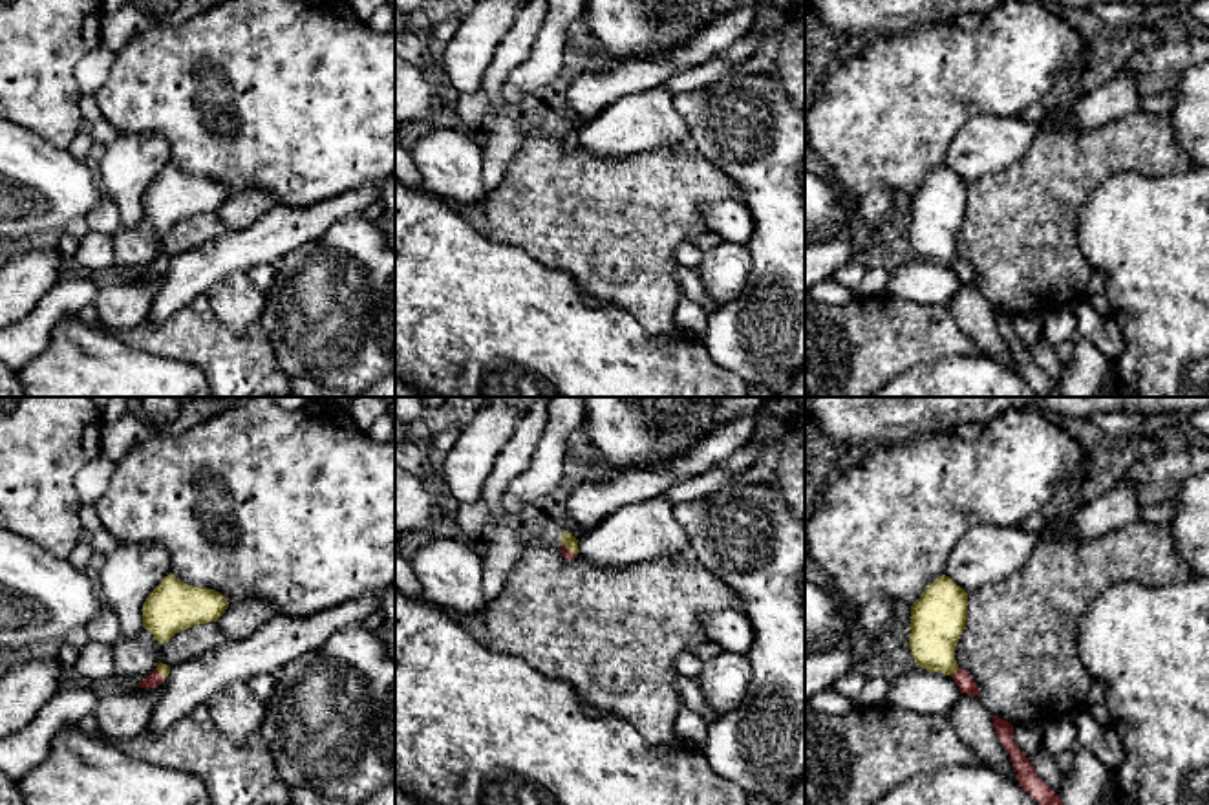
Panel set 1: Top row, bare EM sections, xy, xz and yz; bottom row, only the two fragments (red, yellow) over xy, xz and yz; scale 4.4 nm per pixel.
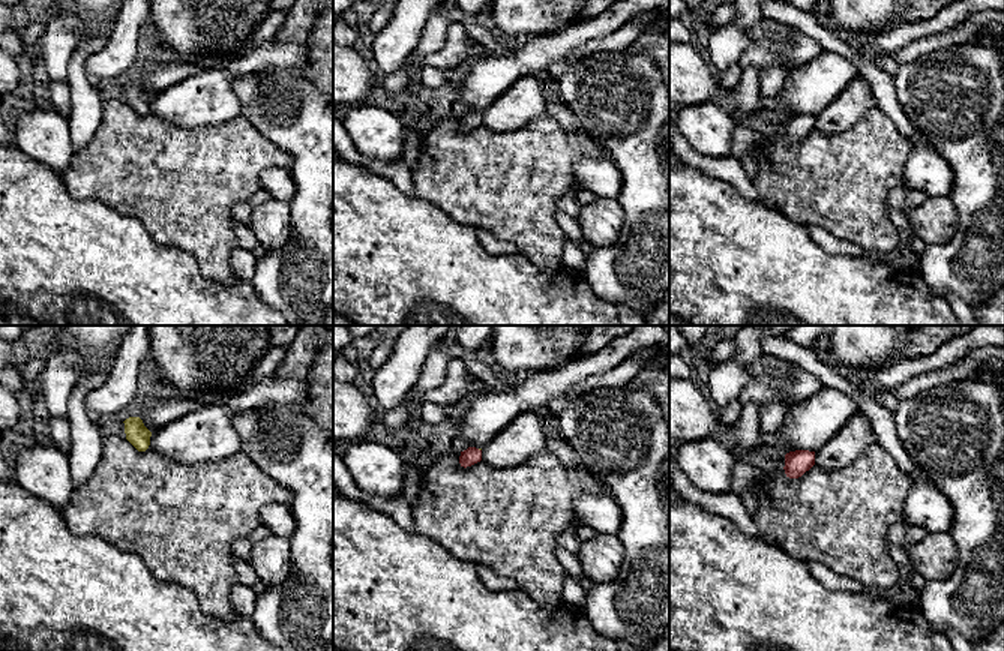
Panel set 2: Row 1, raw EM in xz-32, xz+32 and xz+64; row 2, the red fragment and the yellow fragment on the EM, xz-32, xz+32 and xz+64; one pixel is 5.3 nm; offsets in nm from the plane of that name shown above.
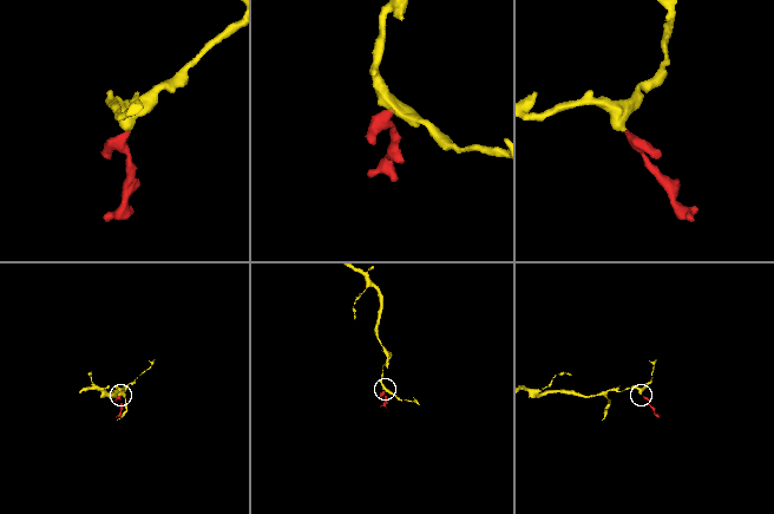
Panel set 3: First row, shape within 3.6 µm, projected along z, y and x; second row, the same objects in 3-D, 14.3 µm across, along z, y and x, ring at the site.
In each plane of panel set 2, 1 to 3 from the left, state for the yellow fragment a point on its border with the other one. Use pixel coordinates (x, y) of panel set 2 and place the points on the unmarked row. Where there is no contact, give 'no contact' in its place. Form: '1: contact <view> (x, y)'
1: no contact
2: contact xz+32 (477, 113)
3: no contact

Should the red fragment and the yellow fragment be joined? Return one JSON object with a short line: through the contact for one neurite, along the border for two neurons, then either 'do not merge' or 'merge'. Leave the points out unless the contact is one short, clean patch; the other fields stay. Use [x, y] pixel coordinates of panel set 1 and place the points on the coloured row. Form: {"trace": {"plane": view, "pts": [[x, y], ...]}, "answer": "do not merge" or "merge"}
{"trace": {"plane": "yz", "pts": [[964, 681], [957, 672], [937, 652], [937, 619]]}, "answer": "merge"}

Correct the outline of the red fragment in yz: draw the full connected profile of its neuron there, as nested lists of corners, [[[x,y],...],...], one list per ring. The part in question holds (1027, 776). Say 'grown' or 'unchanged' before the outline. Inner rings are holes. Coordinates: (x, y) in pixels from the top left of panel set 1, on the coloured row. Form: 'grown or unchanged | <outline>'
unchanged | [[[993,715],[995,734],[1002,746],[1008,750],[1013,768],[1017,772],[1019,785],[1039,803],[1039,805],[1063,805],[1061,798],[1039,778],[1033,770],[1032,761],[1015,746],[1013,726]]]

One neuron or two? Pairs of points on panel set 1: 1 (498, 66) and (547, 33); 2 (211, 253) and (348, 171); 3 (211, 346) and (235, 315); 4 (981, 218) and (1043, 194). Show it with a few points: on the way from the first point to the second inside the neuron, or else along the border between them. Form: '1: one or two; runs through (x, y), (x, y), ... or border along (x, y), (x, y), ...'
1: two; border along (545, 19), (531, 52), (507, 77)
2: two; border along (330, 198), (300, 207), (277, 207)
3: two; border along (209, 310), (235, 332), (246, 332), (256, 322)
4: one; runs through (995, 218), (1019, 218), (1028, 209)

